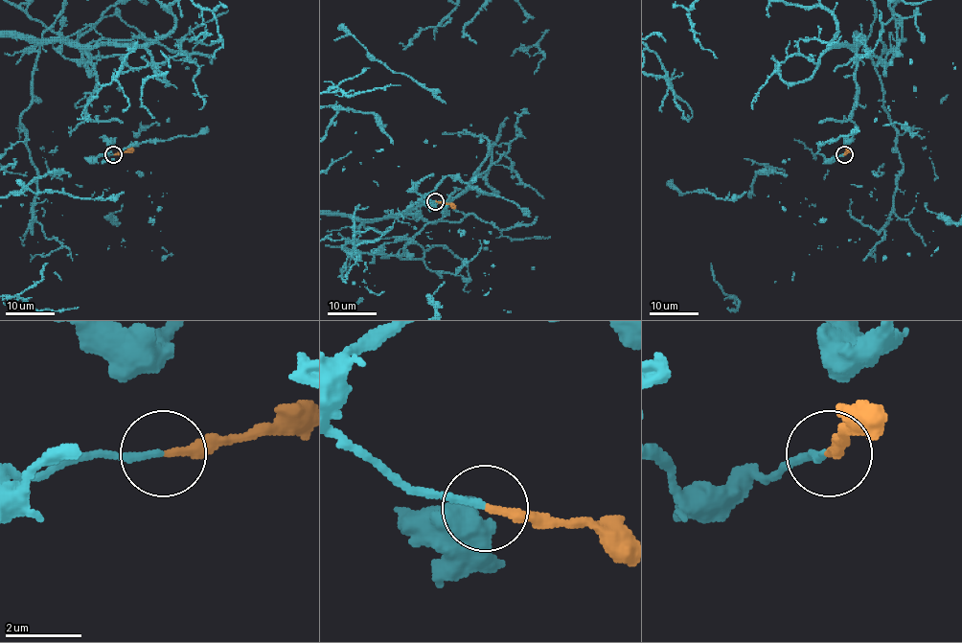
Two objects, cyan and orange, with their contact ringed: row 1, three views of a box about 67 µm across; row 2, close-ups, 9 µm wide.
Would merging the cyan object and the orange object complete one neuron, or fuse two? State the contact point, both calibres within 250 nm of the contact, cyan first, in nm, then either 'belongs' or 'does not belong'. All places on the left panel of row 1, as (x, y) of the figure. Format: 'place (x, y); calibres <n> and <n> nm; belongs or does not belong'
place (113, 154); calibres 170 and 220 nm; belongs

